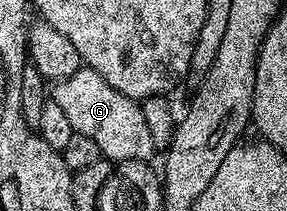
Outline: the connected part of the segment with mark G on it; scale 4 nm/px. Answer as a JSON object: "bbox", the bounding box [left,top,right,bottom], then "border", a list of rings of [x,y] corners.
{"bbox":[54,69,156,165],"border":[[[80,69],[73,73],[73,77],[58,80],[54,87],[54,103],[65,109],[65,117],[69,117],[69,125],[73,125],[77,135],[93,137],[93,141],[97,141],[102,158],[122,165],[130,159],[150,160],[151,154],[156,154],[153,137],[149,137],[149,125],[145,125],[142,106],[136,100],[117,93],[117,89],[113,89],[113,85],[106,83],[97,72]]]}

